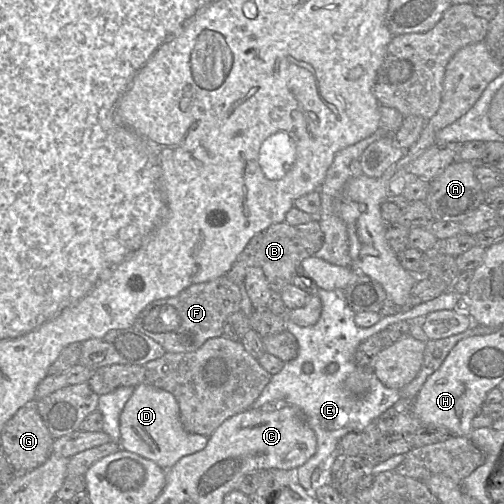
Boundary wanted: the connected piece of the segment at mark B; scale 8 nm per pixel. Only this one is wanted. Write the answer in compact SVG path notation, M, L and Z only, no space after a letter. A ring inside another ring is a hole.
M313 218L310 222L299 225L290 225L286 222L272 224L250 239L225 276L241 288L248 269L259 267L266 277L270 290L281 292L285 286L291 284L291 279L302 260L313 256L322 244L323 232L317 219Z

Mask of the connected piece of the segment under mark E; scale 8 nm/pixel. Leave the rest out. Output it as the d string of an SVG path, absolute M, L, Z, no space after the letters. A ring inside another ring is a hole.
M318 289L322 310L318 321L308 327L300 327L285 317L285 330L298 342L295 359L284 364L277 374L271 376L262 392L266 392L266 404L278 406L289 404L299 409L317 438L315 454L296 469L300 485L307 491L317 488L317 480L322 470L319 465L332 455L338 455L339 442L351 431L360 430L379 418L388 408L400 399L400 391L386 387L375 374L371 374L370 389L364 397L348 395L345 380L358 367L355 352L364 339L379 333L385 327L404 321L404 311L383 316L374 325L363 328L355 324L353 312L346 303L344 291Z

